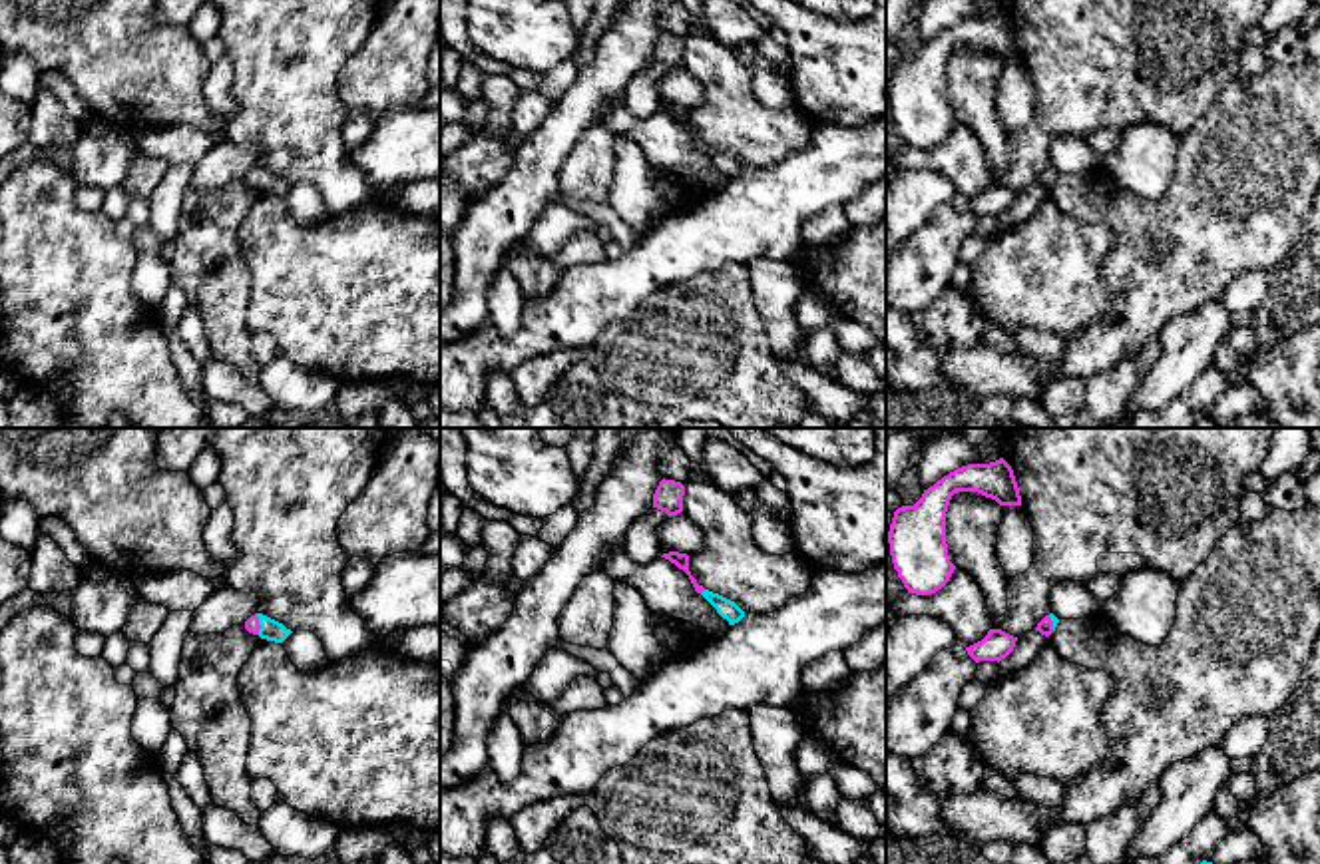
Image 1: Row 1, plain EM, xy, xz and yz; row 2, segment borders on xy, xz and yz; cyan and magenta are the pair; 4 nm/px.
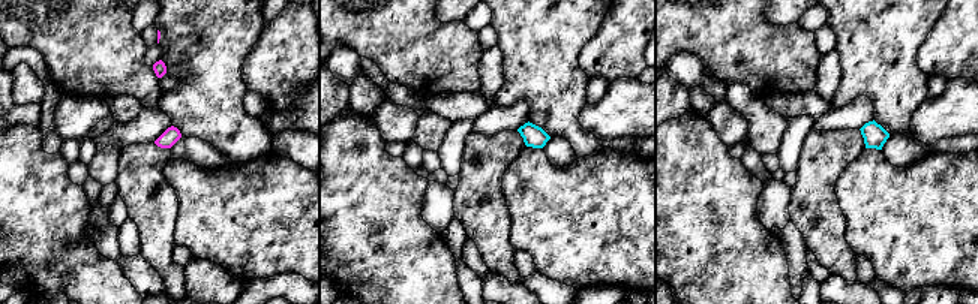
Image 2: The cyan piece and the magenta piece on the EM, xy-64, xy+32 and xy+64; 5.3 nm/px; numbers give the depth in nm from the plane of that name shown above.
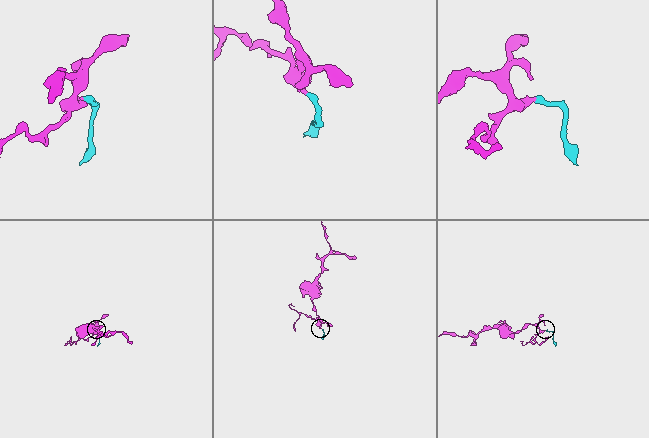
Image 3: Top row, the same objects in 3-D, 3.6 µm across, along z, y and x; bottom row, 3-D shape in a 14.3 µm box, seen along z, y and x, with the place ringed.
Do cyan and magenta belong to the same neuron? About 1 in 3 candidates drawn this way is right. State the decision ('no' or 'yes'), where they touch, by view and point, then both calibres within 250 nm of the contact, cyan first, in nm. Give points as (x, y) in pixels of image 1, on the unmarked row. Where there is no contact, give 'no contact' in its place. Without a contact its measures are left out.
yes; meets cyan in xy at (259, 178); 90 nm thick on the cyan side, 60 nm on the other

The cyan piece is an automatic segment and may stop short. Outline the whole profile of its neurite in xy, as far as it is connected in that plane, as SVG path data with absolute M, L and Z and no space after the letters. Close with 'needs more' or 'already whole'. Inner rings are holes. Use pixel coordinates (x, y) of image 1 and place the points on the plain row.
M255 167L245 175L245 183L253 189L259 189L261 193L283 197L293 185L287 183L283 177L263 169Z | needs more

